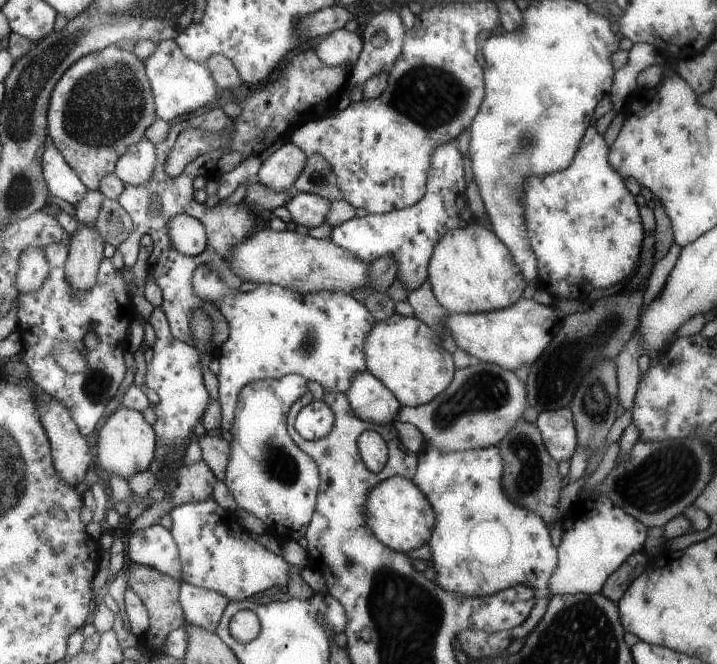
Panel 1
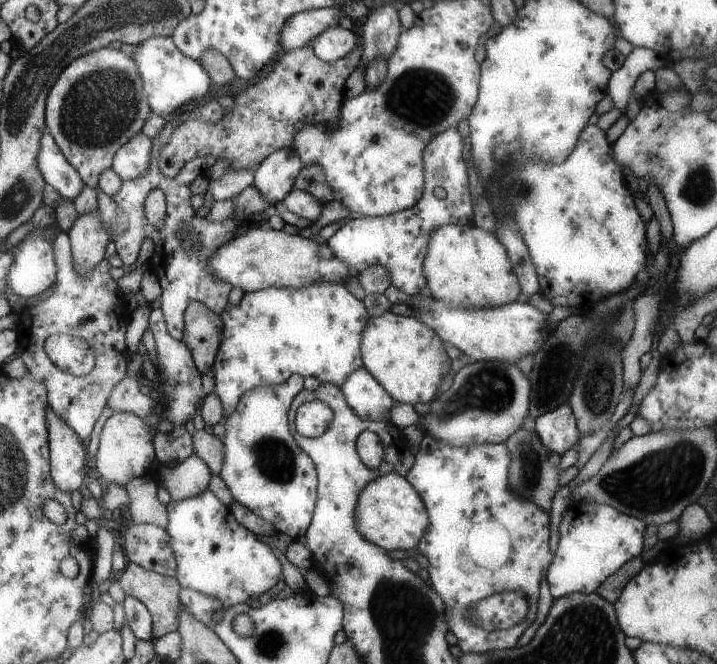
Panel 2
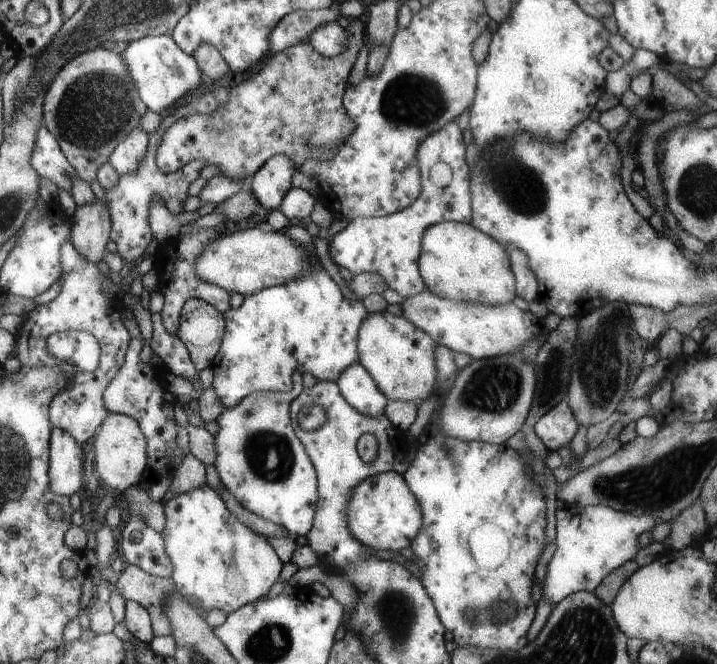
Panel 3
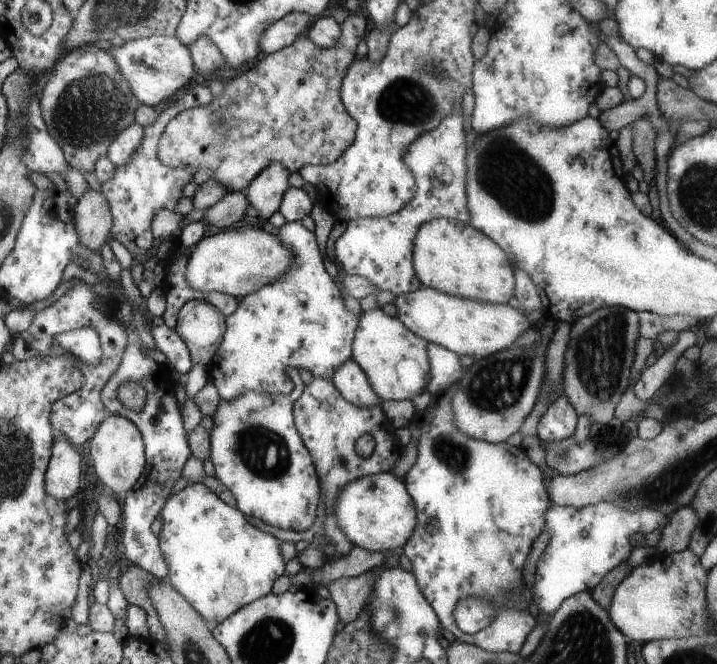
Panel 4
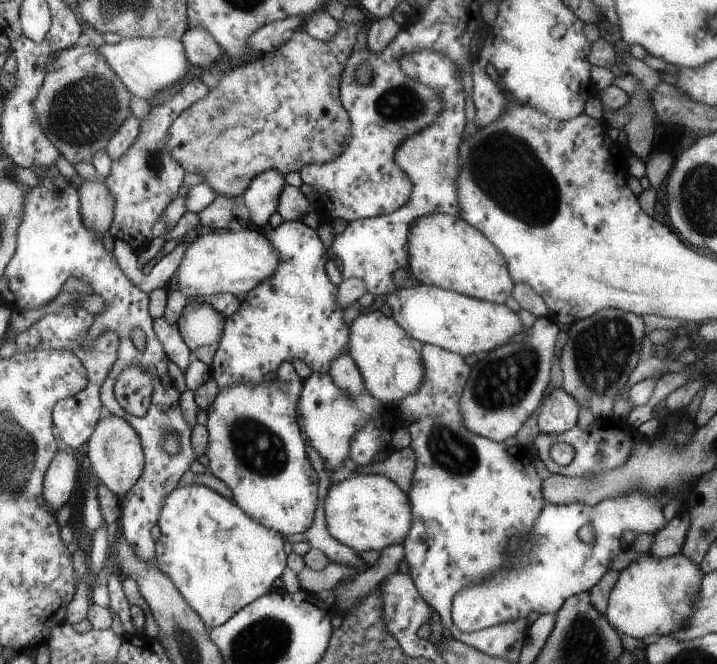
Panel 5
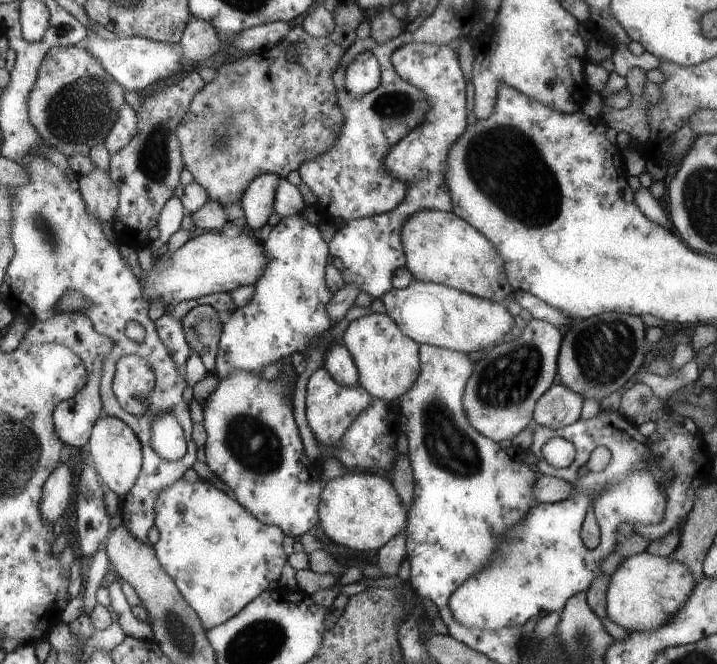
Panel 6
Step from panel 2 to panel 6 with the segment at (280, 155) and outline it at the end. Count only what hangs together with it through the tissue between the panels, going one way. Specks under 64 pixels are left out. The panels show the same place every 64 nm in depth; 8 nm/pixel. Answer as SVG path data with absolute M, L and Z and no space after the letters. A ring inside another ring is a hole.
M261 174L259 178L253 180L253 184L249 186L249 190L245 192L245 198L241 200L243 210L245 210L245 218L247 224L253 230L261 230L275 210L275 202L277 202L277 190L281 184L281 176L279 174Z

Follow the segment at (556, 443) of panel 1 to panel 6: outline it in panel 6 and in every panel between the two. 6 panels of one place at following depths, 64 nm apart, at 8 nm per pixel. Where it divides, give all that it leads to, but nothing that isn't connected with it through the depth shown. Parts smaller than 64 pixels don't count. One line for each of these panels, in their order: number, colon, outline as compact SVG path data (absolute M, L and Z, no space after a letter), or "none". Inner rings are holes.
2: M561 404L559 408L539 416L535 420L535 434L539 436L543 446L547 446L547 450L551 454L555 452L557 456L563 456L581 438L573 410L567 404Z
3: M567 400L553 406L547 414L543 414L535 424L535 434L545 444L547 452L557 452L563 446L569 446L571 438L577 432L577 418Z
4: M559 396L555 402L549 404L547 412L539 418L535 434L543 444L567 440L573 436L577 418L579 418L579 414L573 408L573 404L569 402L569 398Z
5: M555 388L545 398L545 402L541 402L539 408L541 408L537 416L539 432L541 434L565 434L567 430L573 430L577 422L577 412L581 406L563 388Z
6: M553 384L539 400L537 410L533 412L533 420L539 428L561 430L565 426L573 426L579 420L583 396L569 390L567 386Z

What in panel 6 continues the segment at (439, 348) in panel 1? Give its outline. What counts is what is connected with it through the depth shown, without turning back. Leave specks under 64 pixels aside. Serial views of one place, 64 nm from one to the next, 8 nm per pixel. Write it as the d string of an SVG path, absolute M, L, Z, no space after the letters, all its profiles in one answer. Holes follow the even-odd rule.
M369 312L367 316L353 320L343 332L343 346L349 350L351 360L357 368L359 386L365 388L375 400L385 400L391 404L393 400L401 398L401 394L409 392L417 382L417 376L421 372L421 344L405 336L403 330L387 314Z

